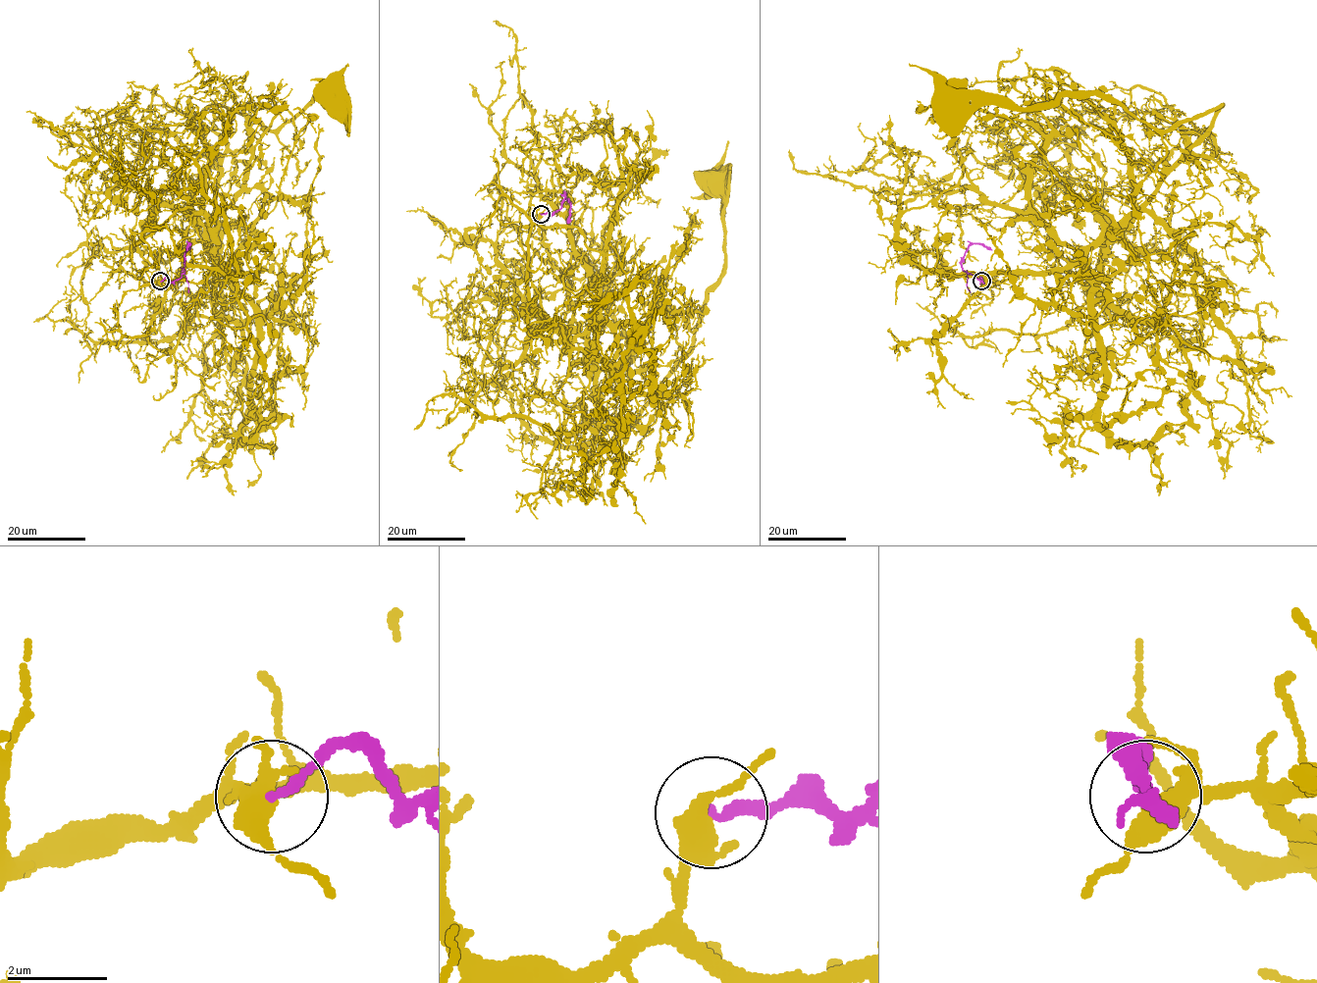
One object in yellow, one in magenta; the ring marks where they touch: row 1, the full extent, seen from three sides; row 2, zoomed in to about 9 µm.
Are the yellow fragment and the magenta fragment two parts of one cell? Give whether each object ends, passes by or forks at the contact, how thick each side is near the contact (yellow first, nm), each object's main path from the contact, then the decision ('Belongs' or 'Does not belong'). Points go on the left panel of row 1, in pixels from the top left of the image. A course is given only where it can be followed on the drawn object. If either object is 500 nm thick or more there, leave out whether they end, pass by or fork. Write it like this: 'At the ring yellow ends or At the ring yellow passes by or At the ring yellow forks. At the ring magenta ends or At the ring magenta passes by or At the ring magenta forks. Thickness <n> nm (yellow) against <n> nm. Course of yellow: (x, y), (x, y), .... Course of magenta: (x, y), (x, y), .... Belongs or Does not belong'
At the ring yellow forks. At the ring magenta ends. Thickness 400 nm (yellow) against 170 nm. Course of yellow: (160, 282), (222, 273), (211, 105), (274, 130), (331, 103). Course of magenta: (161, 282), (166, 278), (174, 282), (182, 277), (187, 250). Does not belong

